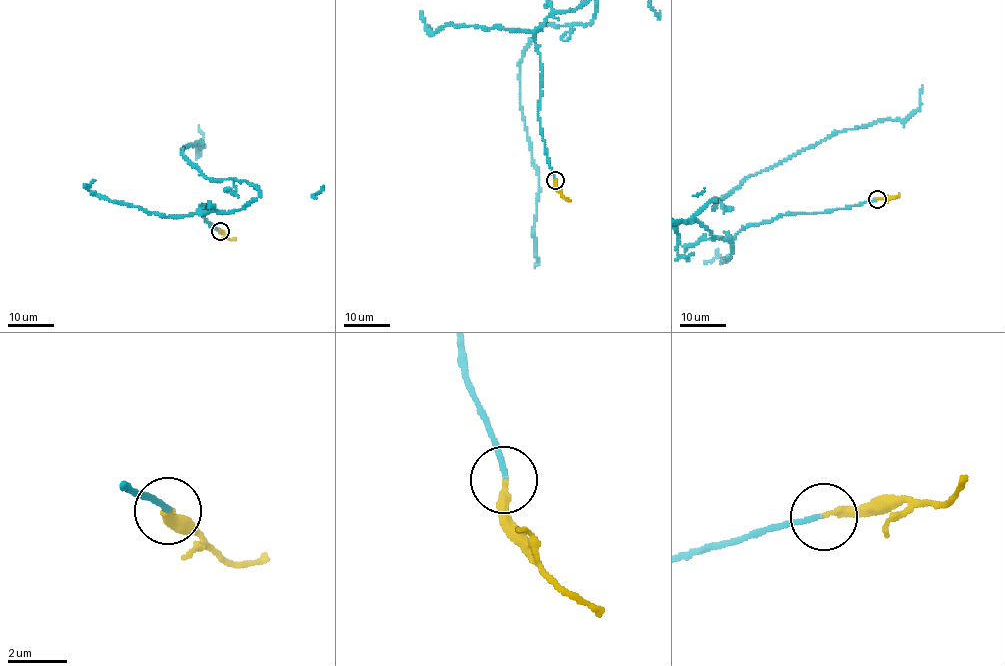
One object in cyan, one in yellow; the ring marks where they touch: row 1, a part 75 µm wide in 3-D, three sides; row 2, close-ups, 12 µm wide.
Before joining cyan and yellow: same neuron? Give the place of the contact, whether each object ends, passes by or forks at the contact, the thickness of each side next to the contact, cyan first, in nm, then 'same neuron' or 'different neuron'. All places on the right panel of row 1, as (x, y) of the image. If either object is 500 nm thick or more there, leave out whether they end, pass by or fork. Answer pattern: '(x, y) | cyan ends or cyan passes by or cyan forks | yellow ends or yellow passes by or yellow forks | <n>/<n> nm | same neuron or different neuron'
(877, 199) | cyan ends | yellow ends | 150/280 nm | same neuron

